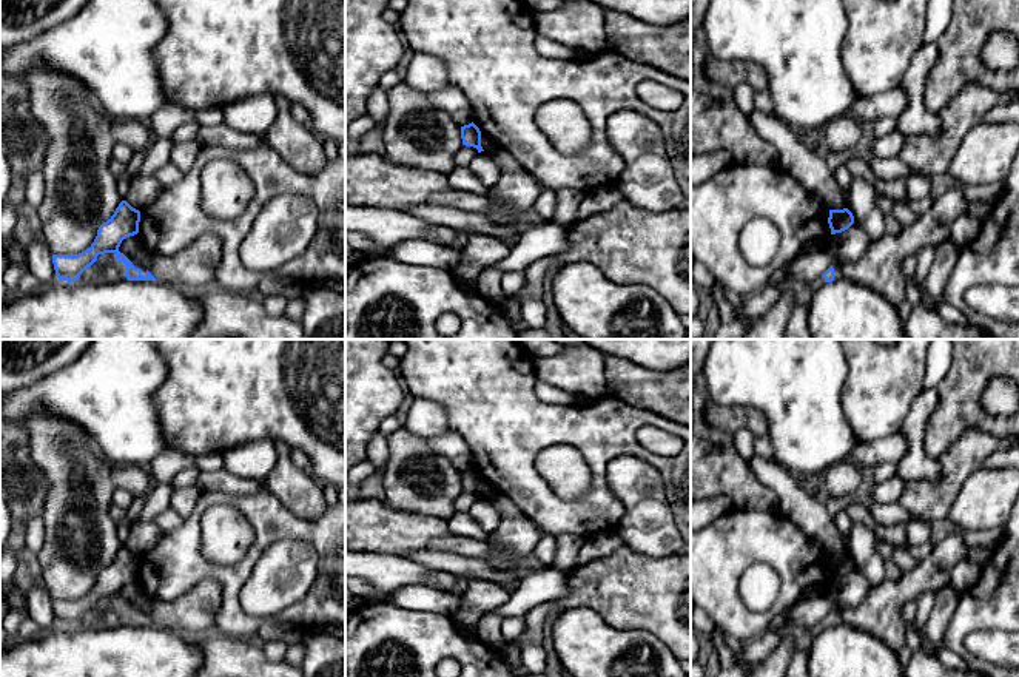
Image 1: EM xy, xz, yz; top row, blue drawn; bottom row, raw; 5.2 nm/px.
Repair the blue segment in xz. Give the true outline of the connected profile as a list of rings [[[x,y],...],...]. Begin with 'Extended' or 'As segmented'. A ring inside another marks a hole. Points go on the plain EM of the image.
As segmented. [[[473,467],[461,472],[461,484],[462,490],[473,492],[478,498],[484,497],[481,492],[481,477]]]

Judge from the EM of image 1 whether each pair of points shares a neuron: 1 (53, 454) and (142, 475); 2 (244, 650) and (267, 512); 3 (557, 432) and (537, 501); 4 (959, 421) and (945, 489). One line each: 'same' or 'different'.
1: same
2: different
3: same
4: different

